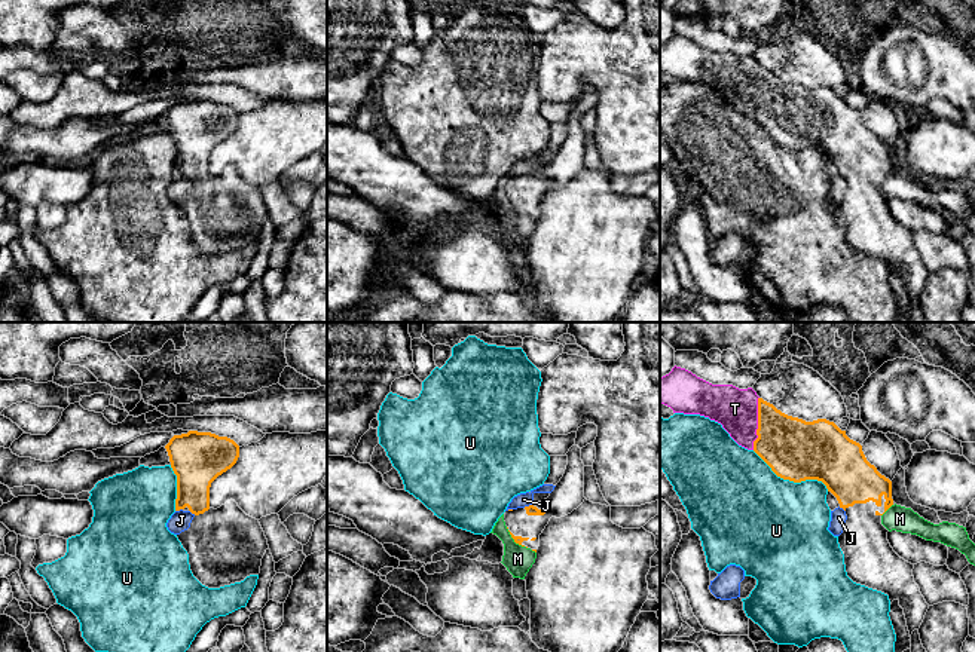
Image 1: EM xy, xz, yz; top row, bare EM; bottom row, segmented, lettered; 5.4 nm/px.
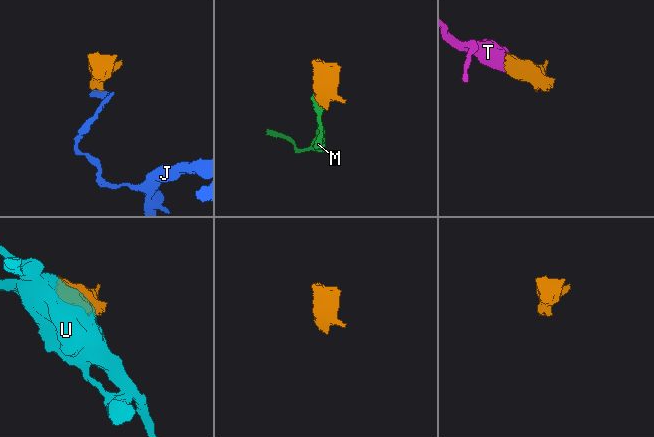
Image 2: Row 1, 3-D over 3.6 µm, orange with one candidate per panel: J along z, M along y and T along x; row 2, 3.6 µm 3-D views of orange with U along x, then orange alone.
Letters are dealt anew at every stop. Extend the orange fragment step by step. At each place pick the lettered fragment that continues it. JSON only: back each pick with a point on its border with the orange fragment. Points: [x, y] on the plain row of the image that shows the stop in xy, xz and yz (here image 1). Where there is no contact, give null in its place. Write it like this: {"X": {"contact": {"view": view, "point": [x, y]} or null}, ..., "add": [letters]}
{"T": {"contact": {"view": "yz", "point": [758, 91]}}, "add": ["T"]}

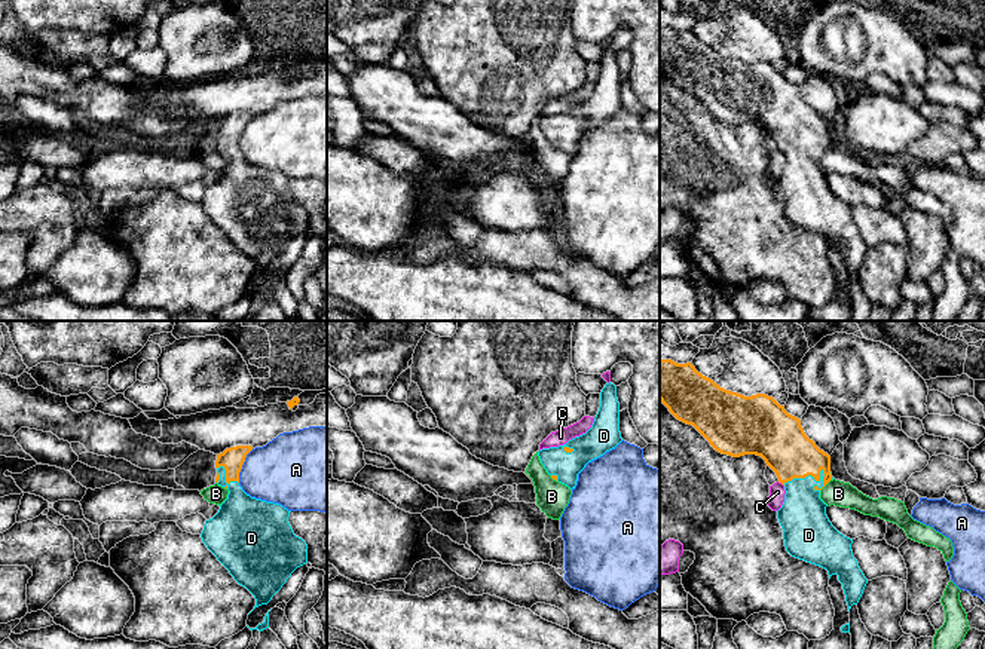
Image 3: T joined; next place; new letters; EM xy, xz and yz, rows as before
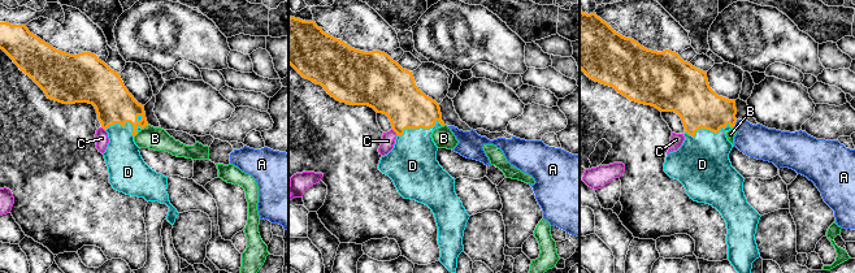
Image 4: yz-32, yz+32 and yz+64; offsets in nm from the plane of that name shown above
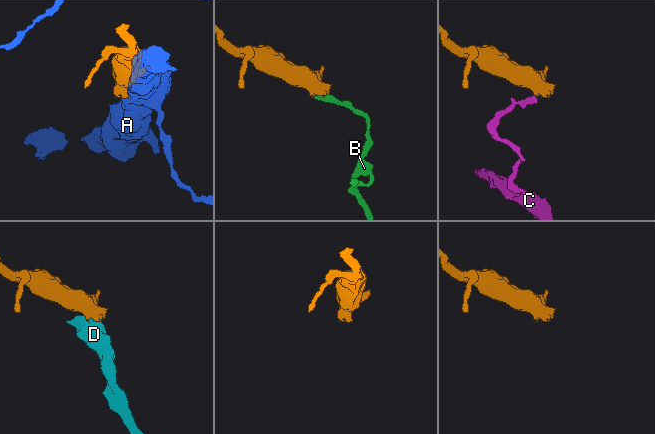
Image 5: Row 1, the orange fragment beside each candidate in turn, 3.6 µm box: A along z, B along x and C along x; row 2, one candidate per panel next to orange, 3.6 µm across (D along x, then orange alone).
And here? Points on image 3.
{"D": {"contact": {"view": "yz", "point": [804, 144]}}, "add": ["D"]}

